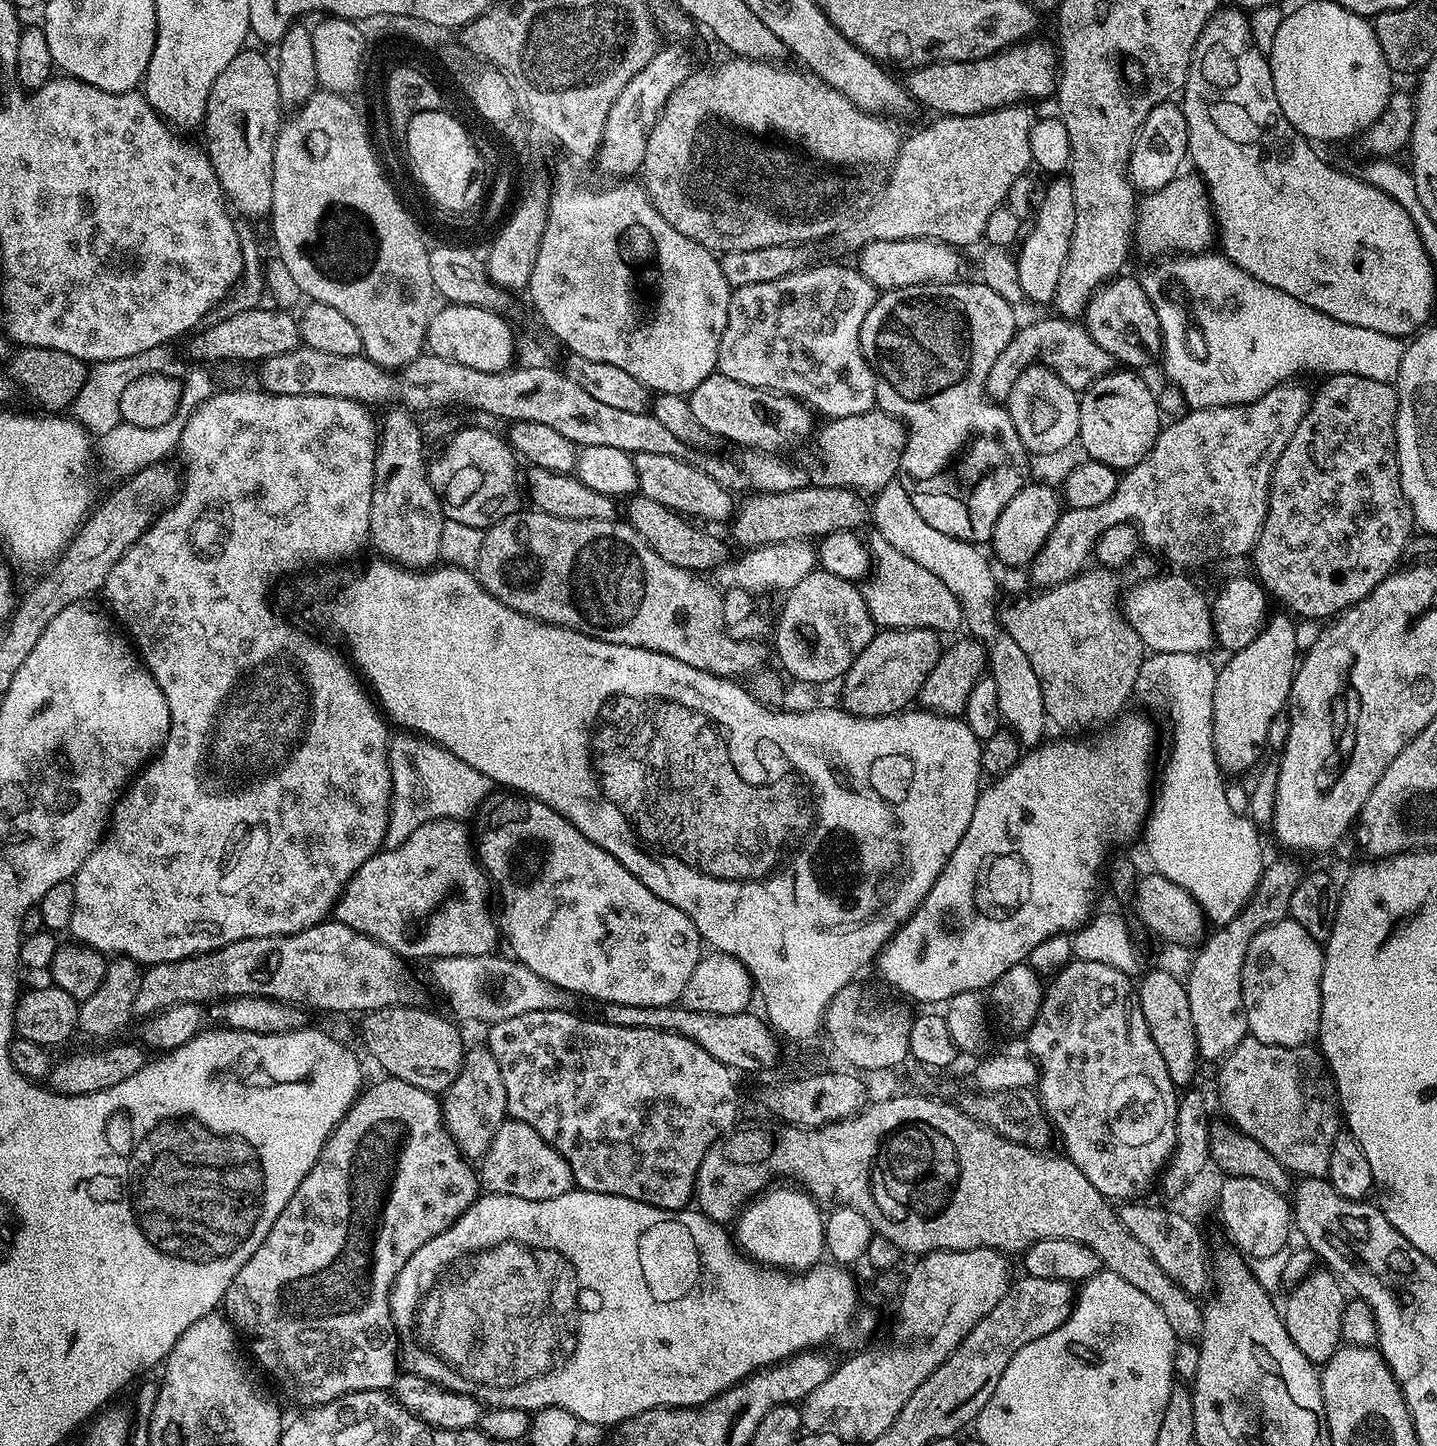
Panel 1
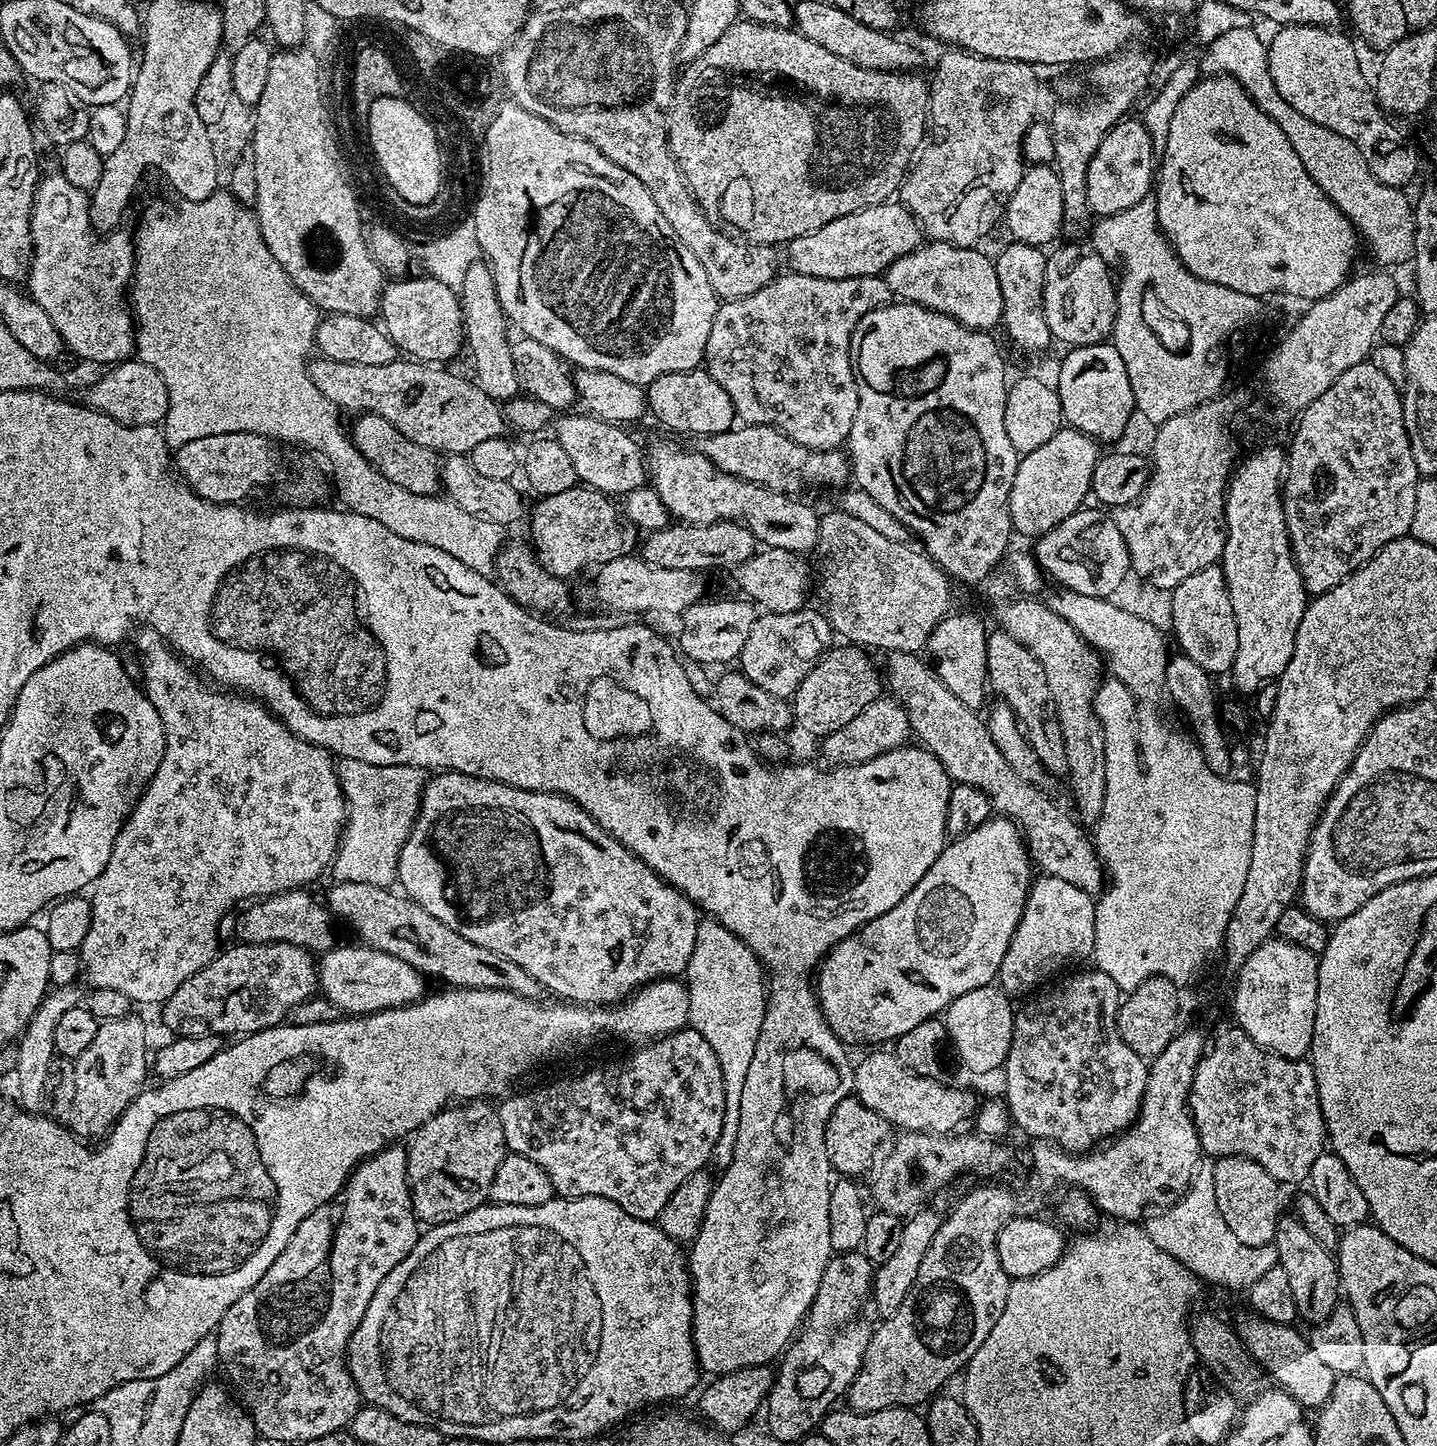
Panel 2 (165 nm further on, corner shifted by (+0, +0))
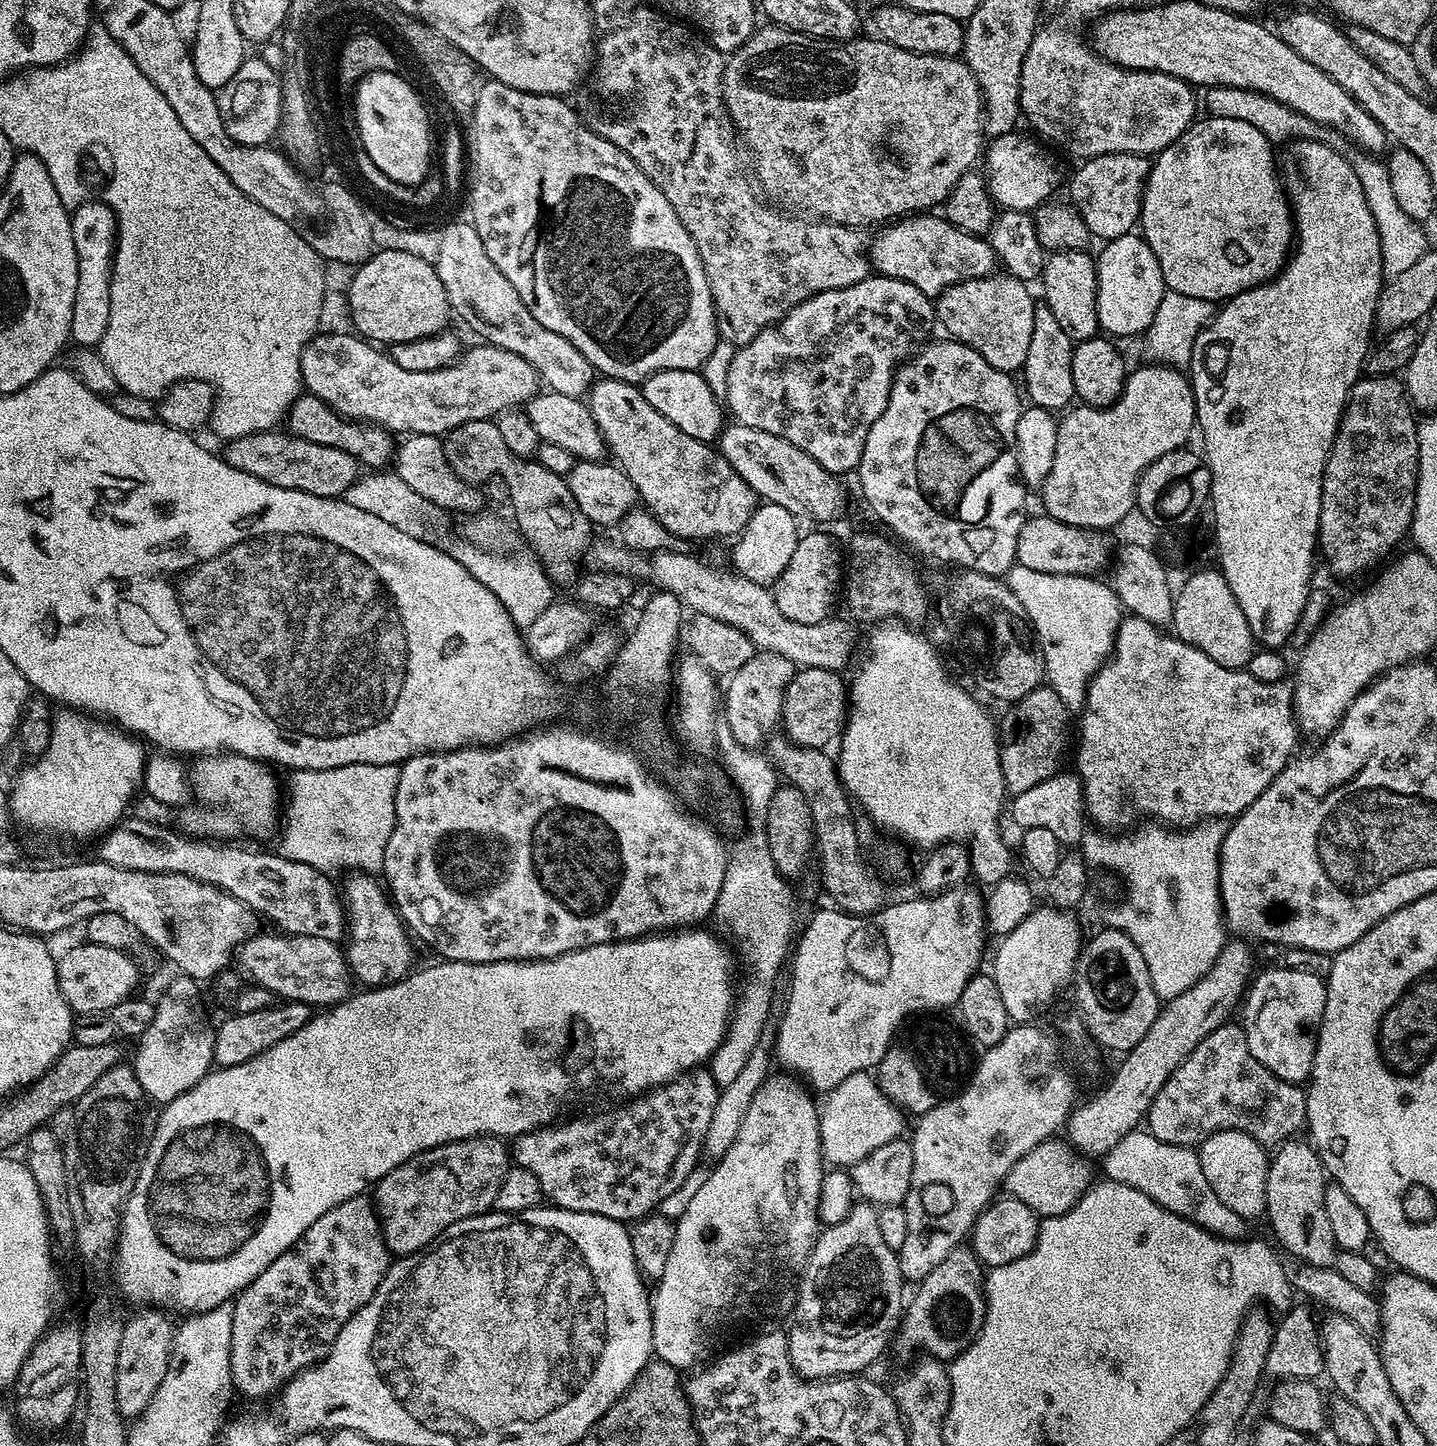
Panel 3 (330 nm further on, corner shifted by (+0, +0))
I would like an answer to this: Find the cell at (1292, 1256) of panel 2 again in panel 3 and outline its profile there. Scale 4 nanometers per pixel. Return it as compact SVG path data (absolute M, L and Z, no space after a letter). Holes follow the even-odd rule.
M1300 1139L1286 1140L1271 1153L1266 1178L1266 1221L1276 1235L1275 1243L1284 1247L1289 1257L1305 1260L1315 1268L1326 1268L1338 1251L1334 1230L1330 1230L1326 1218L1326 1173L1315 1148L1307 1139Z

